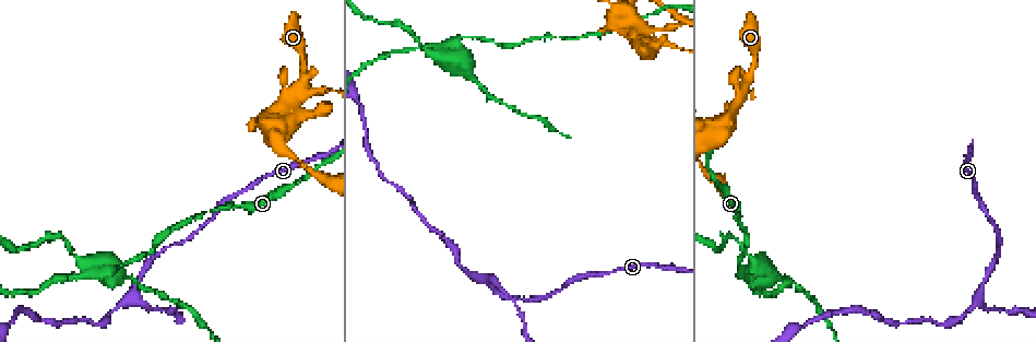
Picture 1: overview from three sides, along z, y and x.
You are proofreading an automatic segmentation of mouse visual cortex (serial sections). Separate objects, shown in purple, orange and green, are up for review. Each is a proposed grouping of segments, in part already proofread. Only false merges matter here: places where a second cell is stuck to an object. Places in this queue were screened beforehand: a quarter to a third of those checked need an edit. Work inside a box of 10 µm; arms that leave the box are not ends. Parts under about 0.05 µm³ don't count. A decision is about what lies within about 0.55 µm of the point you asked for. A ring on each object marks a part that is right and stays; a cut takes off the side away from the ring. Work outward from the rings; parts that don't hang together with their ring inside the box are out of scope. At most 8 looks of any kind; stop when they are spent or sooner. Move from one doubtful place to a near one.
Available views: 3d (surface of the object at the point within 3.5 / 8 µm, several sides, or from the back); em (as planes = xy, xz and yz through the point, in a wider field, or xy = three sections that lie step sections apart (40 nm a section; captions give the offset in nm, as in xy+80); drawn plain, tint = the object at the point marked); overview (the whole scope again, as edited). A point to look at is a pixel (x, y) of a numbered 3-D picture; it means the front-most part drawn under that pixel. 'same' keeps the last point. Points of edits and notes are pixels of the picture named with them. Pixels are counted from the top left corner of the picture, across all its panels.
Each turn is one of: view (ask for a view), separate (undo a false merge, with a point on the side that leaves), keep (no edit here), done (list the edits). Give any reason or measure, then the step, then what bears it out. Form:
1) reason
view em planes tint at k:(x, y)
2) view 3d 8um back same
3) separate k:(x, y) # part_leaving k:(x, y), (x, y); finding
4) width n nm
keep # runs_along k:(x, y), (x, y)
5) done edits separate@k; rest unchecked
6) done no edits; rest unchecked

abrupt turn
view 3d 3.5um at 1:(109, 274)

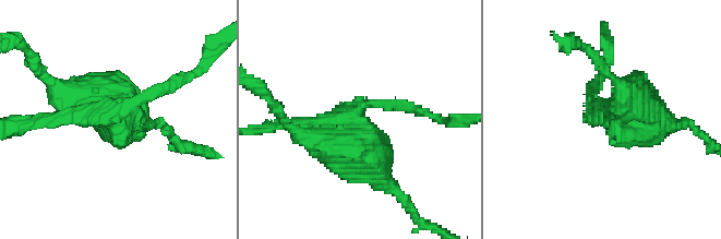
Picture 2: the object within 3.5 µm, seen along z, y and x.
arms 4; arm_widths 150, 150, 300, 350 nm
view em xy step 5 tint at 2:(356, 120)

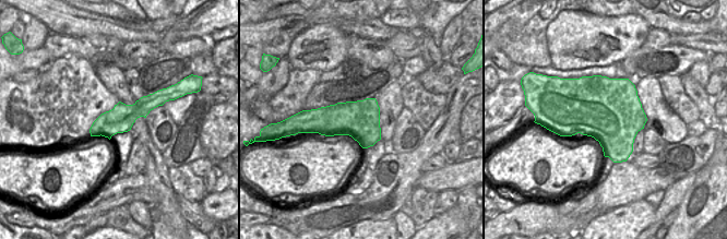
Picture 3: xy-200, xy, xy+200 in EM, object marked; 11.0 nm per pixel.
separate 2:(650, 112) # part_leaving 2:(615, 114), (691, 123); two cells meet here

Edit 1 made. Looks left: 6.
sharp bend
view 3d 3.5um at 1:(664, 44)

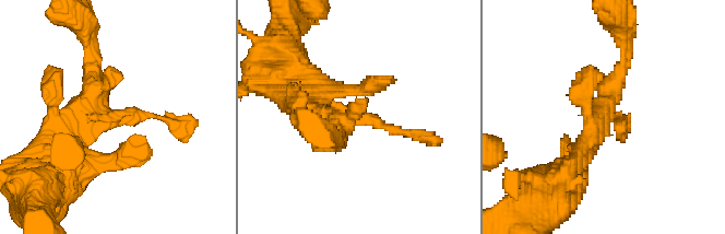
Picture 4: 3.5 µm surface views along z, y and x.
view em xy step 2 tint at 4:(106, 112)

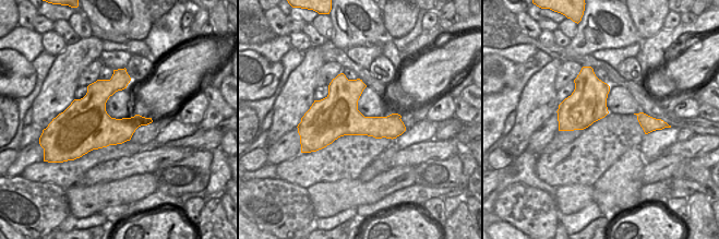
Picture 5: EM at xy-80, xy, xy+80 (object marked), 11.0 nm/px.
keep # runs_along 4:(339, 141), (342, 119), (416, 136); all the same cell

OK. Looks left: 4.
view 3d 8um at 1:(981, 294)

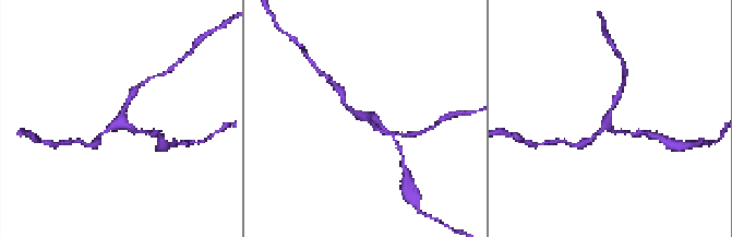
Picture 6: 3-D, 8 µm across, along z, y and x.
view 3d 3.5um back same

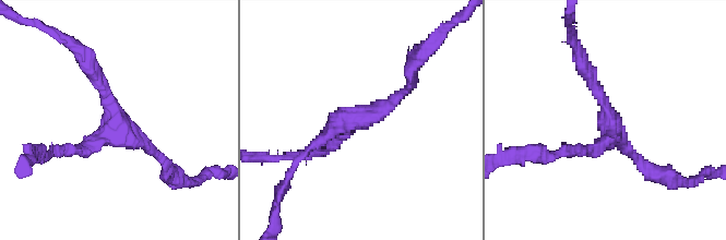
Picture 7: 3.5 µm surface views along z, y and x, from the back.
view em xy step 1 tint at 7:(362, 118)

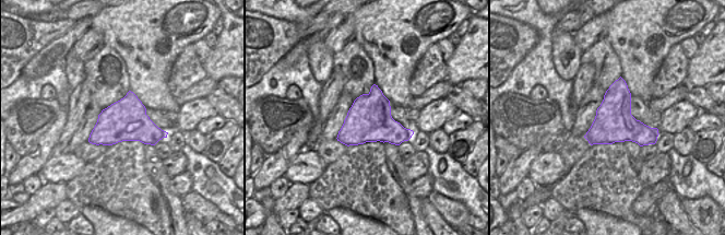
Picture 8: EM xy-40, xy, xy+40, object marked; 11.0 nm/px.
arm_widths 150, 150, 200 nm
keep # runs_along 7:(88, 68), (111, 118), (168, 165); continuous, no second cell

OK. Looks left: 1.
done edits separate@2; rest unchecked

